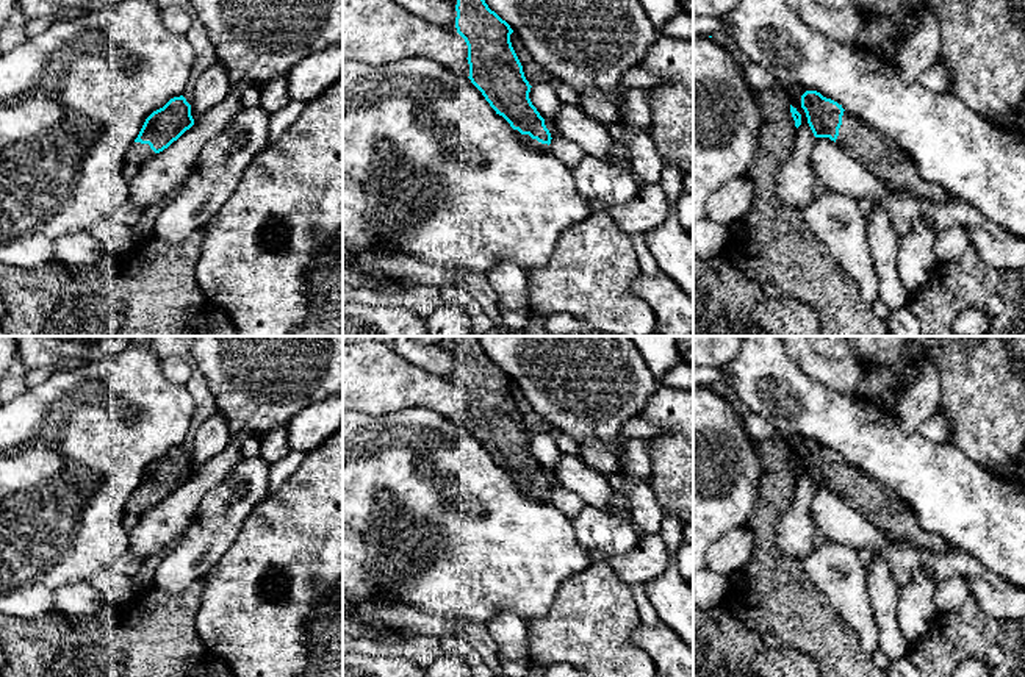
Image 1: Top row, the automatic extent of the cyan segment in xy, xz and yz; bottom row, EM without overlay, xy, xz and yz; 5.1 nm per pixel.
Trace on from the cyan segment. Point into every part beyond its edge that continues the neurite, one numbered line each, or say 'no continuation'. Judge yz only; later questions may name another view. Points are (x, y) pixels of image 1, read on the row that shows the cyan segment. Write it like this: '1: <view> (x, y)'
1: yz (888, 161)

